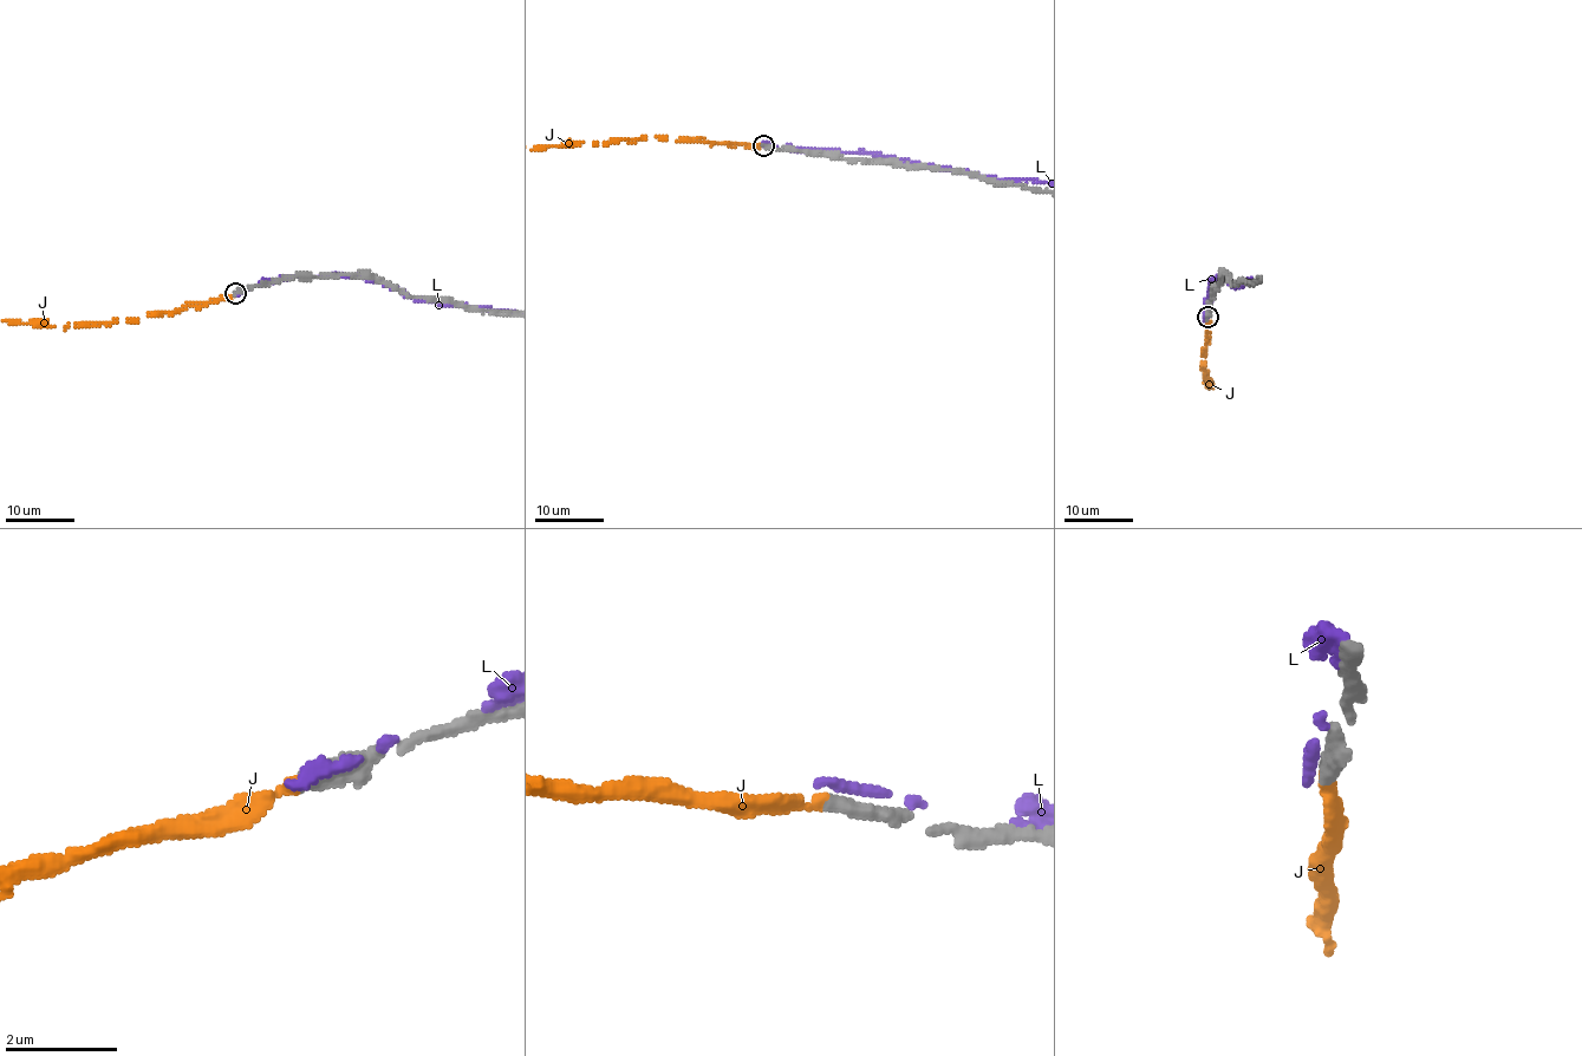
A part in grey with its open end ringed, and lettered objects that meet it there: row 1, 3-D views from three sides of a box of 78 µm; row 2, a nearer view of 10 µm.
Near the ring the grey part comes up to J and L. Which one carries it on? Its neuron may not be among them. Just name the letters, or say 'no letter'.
J

